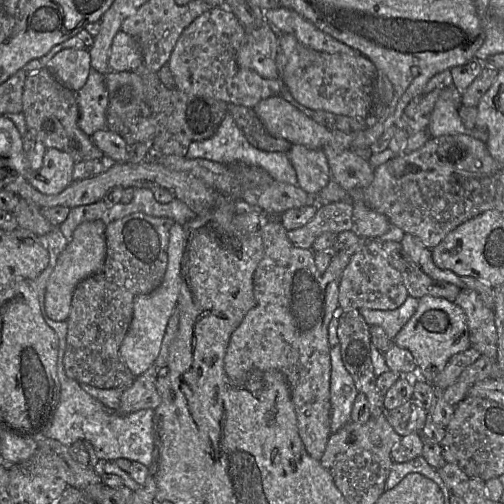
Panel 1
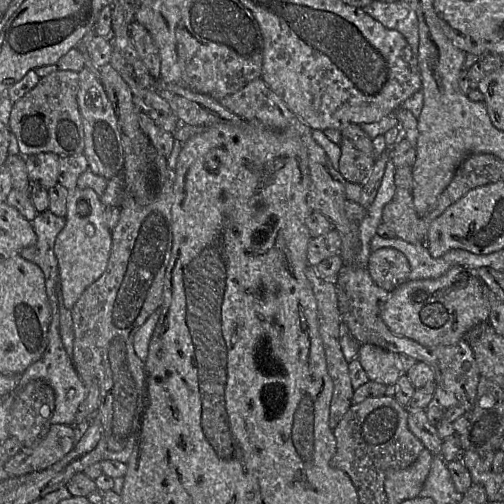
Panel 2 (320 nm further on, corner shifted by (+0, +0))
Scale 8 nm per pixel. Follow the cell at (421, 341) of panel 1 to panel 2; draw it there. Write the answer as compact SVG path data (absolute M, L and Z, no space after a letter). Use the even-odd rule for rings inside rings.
M453 266L435 279L407 280L390 292L381 317L389 330L426 347L448 346L464 339L468 330L489 318L485 286L469 269Z

